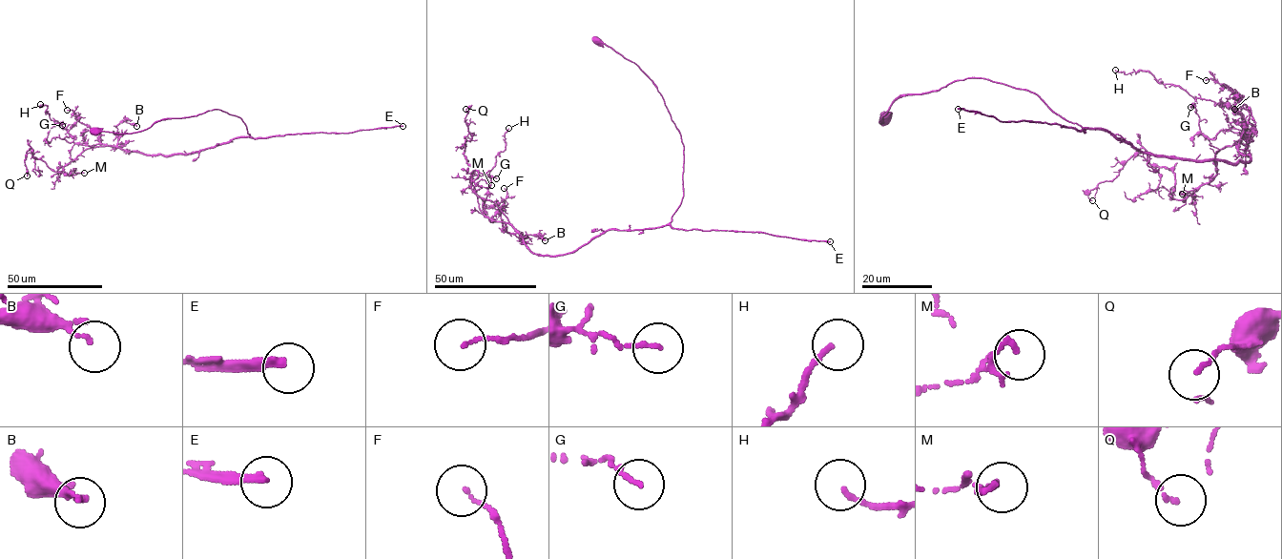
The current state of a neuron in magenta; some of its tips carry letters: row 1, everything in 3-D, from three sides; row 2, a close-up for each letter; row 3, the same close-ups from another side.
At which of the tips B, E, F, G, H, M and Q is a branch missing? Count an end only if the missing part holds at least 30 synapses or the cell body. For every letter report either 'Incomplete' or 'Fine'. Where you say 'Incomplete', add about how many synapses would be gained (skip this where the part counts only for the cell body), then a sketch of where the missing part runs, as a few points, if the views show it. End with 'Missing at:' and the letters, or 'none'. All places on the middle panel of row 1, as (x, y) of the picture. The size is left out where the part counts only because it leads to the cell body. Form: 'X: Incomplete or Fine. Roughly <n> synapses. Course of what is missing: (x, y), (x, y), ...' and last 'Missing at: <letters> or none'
B: Fine
E: Incomplete. Roughly 700 synapses
F: Fine
G: Fine
H: Fine
M: Fine
Q: Fine
Missing at: E

